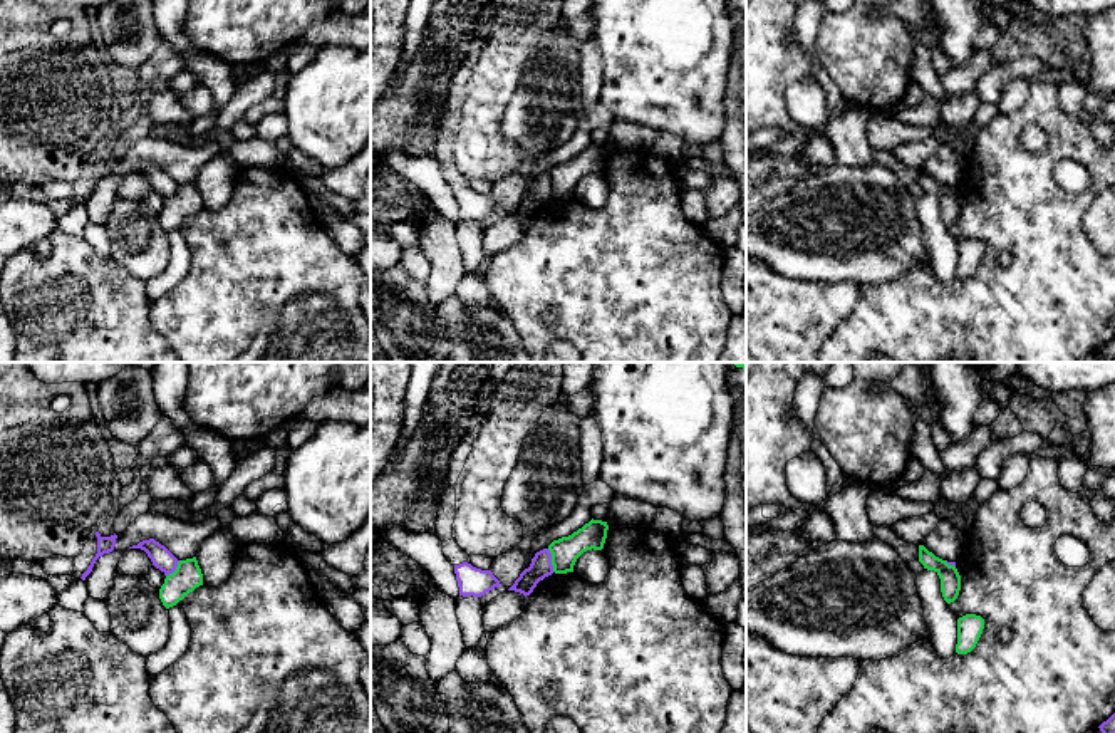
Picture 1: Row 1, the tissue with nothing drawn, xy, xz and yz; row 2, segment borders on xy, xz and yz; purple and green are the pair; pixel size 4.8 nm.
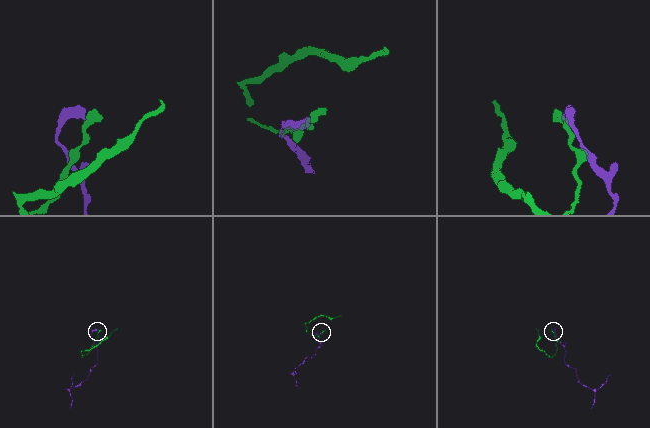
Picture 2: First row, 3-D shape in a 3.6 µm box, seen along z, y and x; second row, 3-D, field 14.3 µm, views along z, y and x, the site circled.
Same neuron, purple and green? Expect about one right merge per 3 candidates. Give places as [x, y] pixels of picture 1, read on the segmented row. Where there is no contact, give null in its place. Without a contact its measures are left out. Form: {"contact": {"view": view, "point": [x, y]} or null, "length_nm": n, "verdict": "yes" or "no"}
{"contact": {"view": "xz", "point": [550, 561]}, "length_nm": 120, "verdict": "no"}

